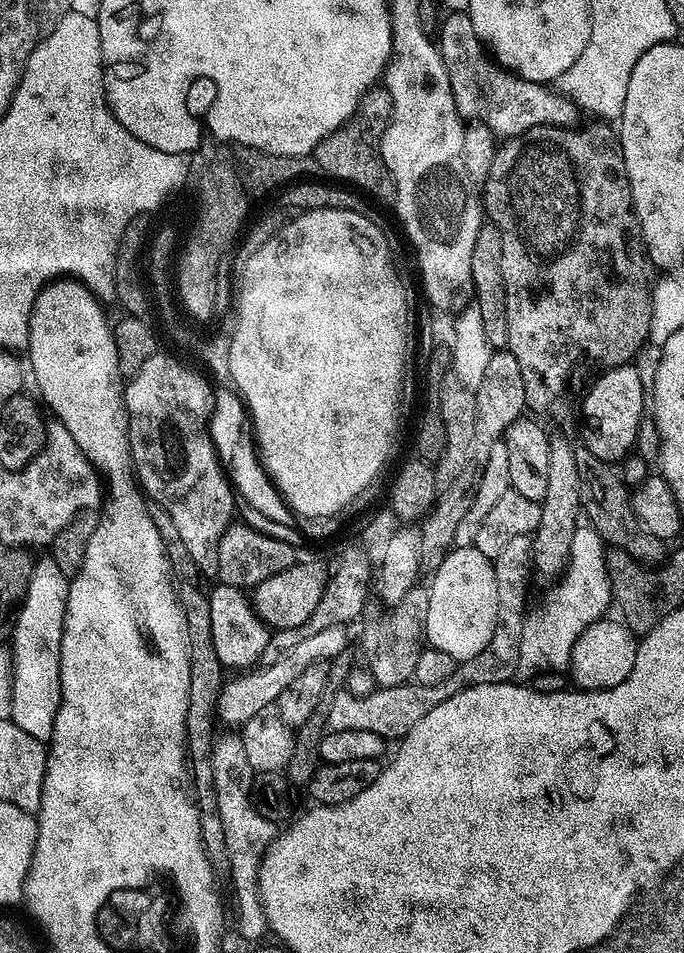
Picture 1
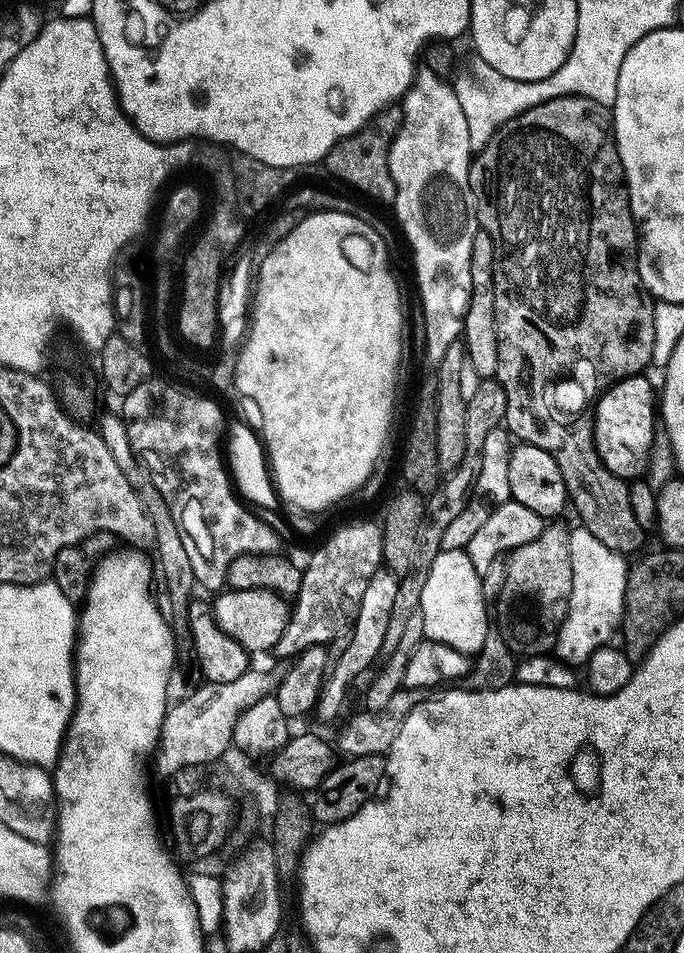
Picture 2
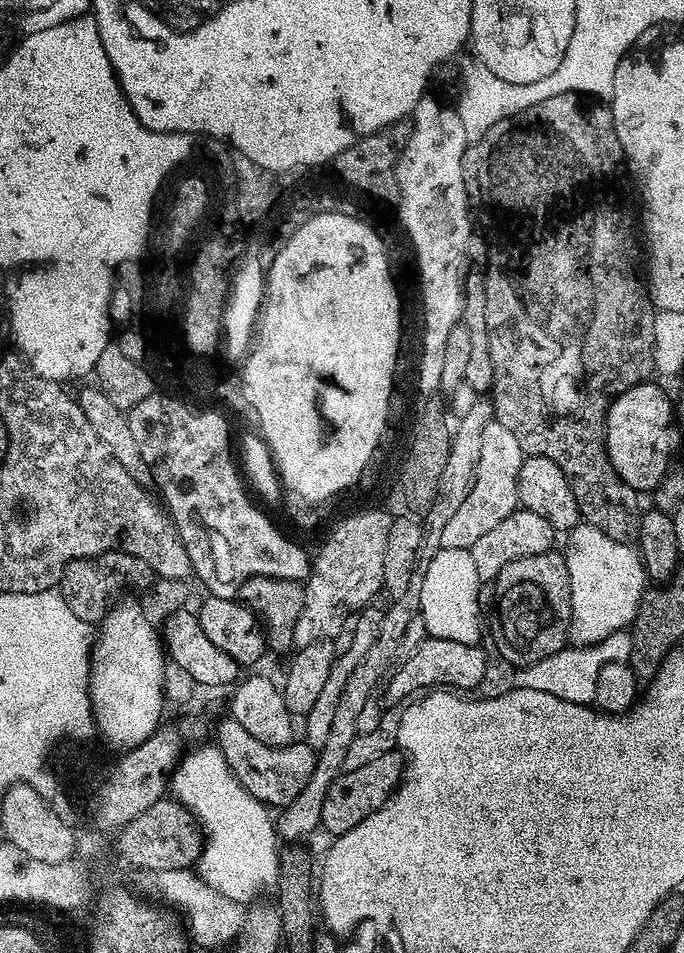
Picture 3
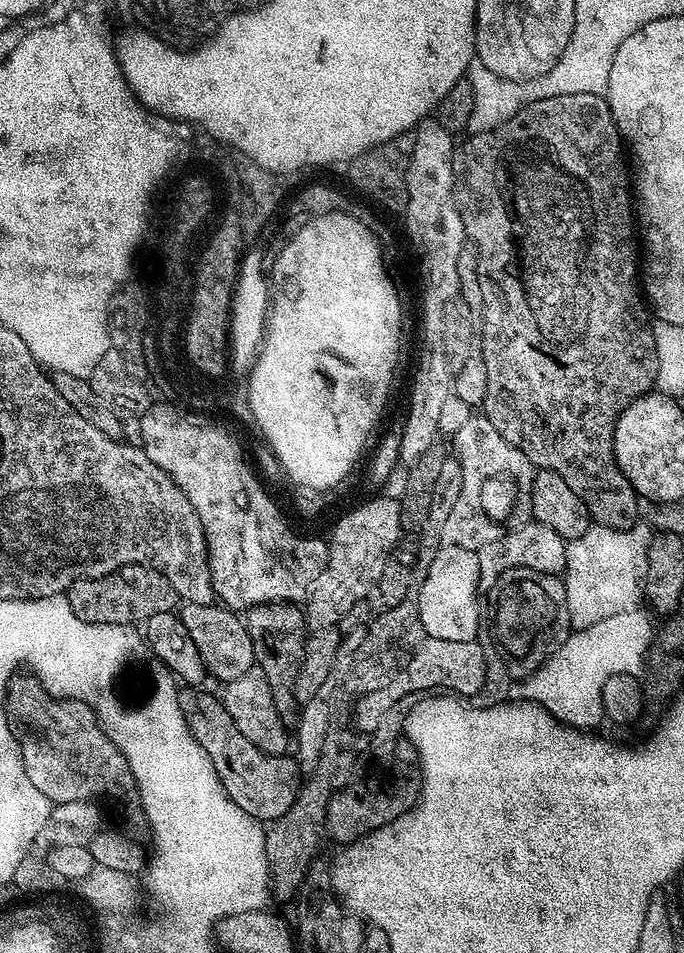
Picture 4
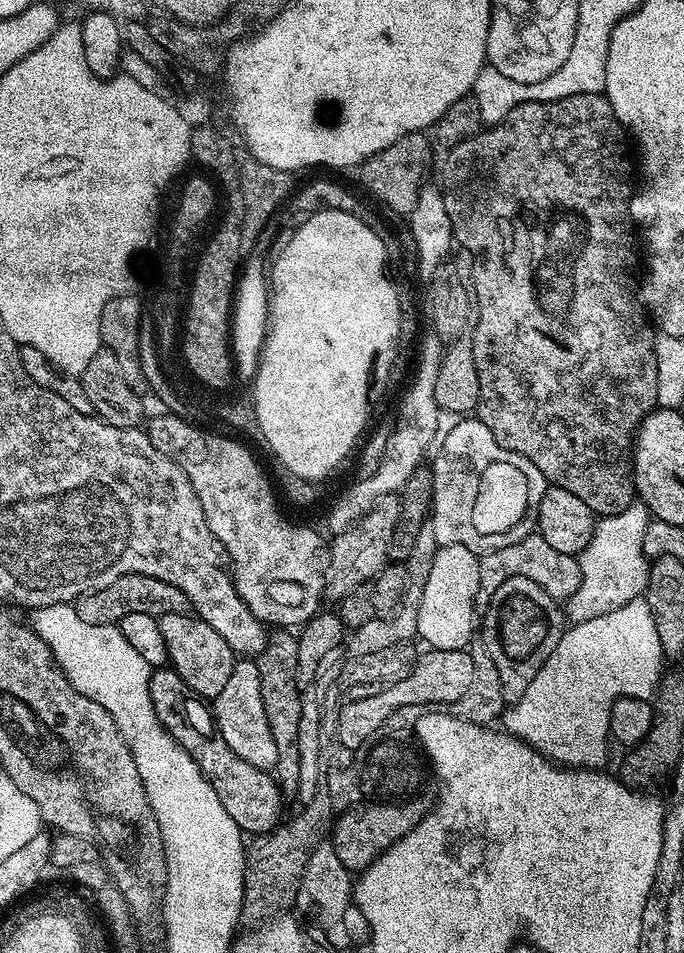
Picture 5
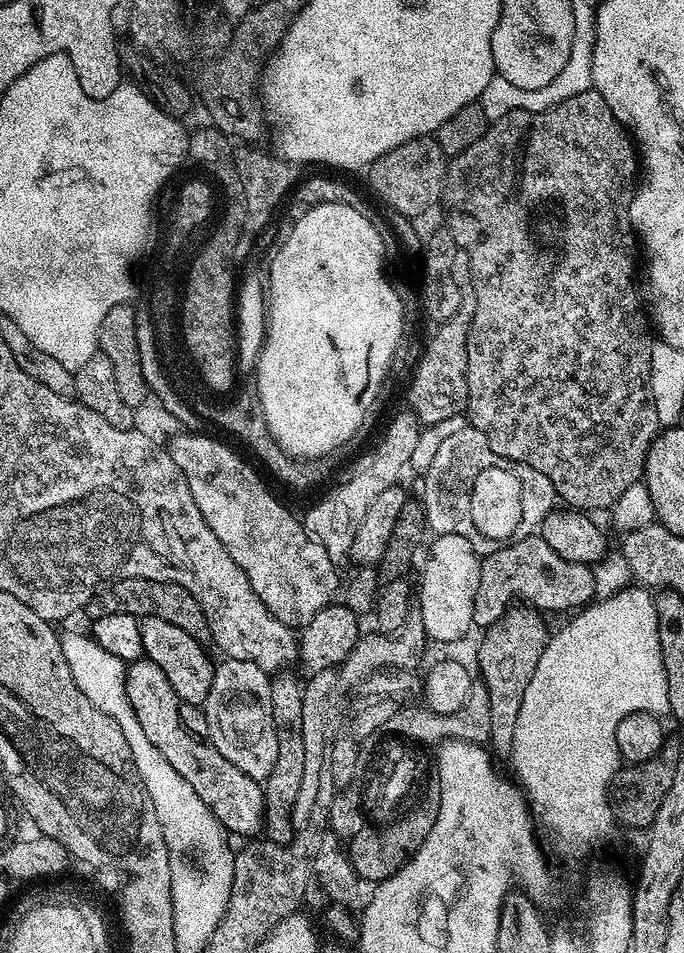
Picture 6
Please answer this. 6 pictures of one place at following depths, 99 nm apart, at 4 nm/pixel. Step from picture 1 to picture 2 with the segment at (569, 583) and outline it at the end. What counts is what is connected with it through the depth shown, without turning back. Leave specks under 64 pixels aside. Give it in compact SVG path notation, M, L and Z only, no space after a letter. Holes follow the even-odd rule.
M583 526L573 527L570 538L570 566L572 567L572 593L568 603L568 613L560 627L556 639L554 655L569 666L587 665L588 659L609 643L612 635L617 635L624 619L624 595L628 581L629 565L619 552L602 546L590 530Z

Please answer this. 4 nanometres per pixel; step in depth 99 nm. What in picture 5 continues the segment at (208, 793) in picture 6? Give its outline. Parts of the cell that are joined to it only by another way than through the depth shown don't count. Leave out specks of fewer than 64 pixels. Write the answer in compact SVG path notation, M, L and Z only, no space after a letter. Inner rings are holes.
M160 666L153 671L146 691L150 694L152 709L160 719L160 725L185 752L191 754L210 786L214 786L214 794L218 794L222 806L226 806L226 814L234 818L241 833L259 834L277 827L282 820L282 797L275 775L258 766L250 766L246 758L238 758L238 754L230 750L230 746L217 733L212 709L202 697L192 692L170 666Z

